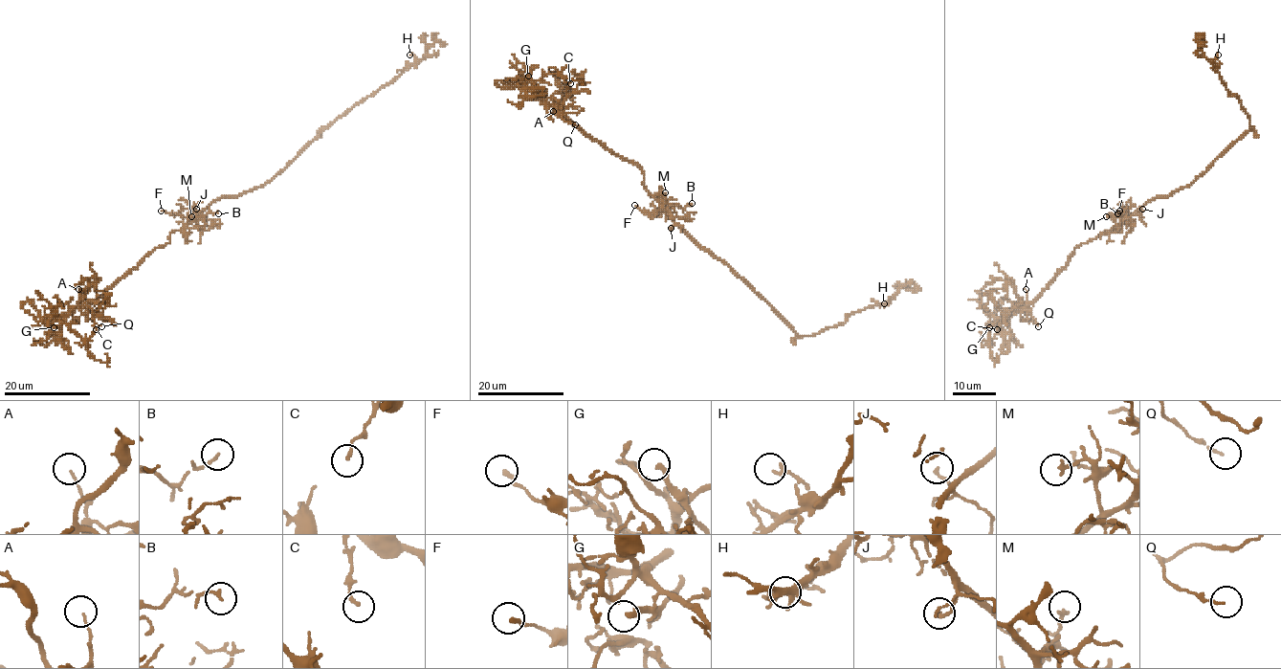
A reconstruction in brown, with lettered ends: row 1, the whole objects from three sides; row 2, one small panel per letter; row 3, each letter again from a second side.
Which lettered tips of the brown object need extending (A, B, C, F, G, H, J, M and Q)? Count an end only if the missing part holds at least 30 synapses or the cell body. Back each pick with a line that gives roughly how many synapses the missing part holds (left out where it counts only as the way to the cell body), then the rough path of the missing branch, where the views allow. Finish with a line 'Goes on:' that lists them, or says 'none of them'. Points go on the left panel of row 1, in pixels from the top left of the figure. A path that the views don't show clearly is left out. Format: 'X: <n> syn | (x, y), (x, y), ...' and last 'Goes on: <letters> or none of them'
G: (54, 327), (53, 341), (32, 349), (37, 354), (55, 345), (67, 346), (77, 358), (76, 382)
Goes on: G

